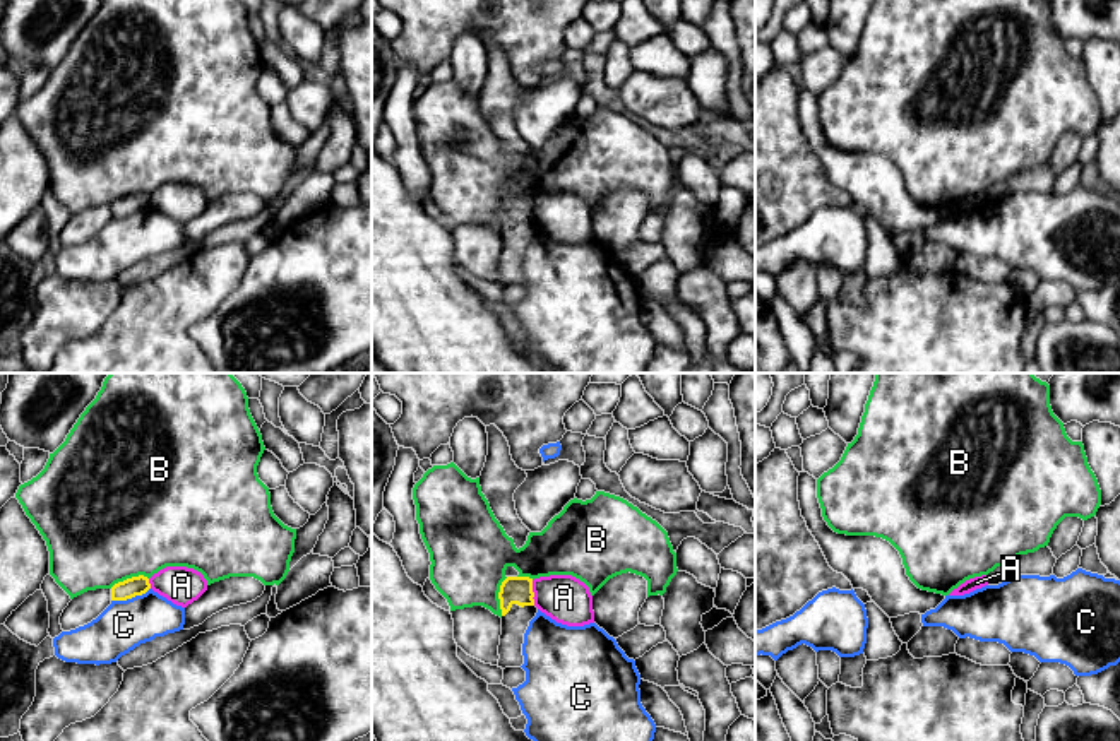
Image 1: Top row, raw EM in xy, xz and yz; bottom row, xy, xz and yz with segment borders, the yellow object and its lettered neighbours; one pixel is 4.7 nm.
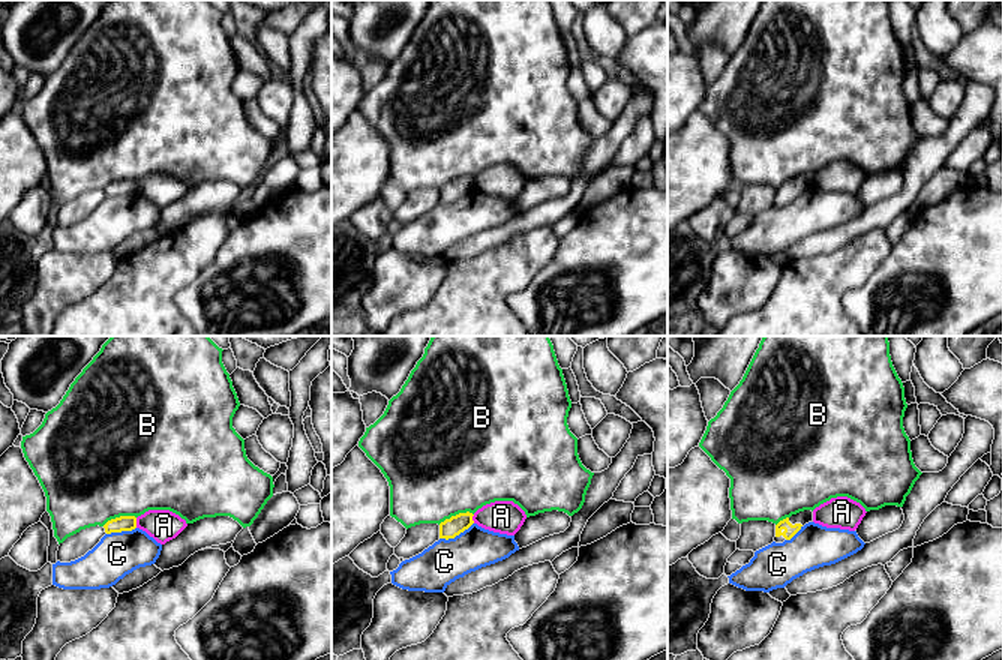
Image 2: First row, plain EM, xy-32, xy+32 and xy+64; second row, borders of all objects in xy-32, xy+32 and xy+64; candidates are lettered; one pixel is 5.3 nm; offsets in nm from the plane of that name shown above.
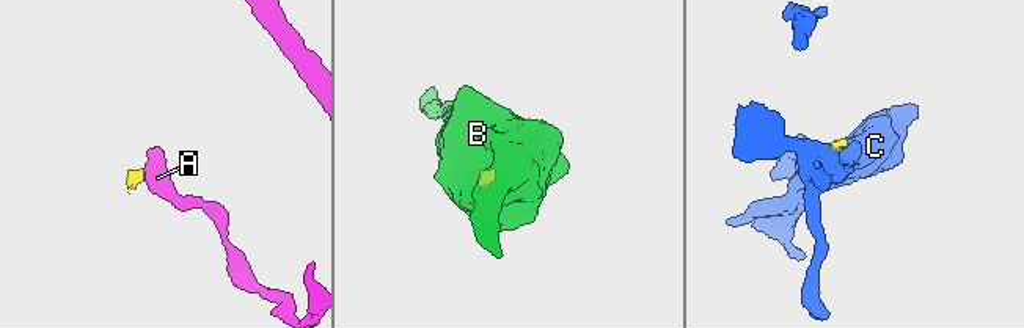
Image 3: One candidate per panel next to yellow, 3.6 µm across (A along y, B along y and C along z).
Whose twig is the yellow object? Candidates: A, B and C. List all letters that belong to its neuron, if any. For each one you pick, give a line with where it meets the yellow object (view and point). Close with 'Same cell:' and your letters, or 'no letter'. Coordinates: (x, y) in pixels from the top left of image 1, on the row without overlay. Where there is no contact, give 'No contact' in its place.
Same cell: no letter

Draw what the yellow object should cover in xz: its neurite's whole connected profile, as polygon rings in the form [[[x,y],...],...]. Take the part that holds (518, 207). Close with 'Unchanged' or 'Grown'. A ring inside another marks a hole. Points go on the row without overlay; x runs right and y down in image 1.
[[[507,183],[498,216],[502,226],[502,252],[498,262],[498,284],[521,284],[524,281],[522,260],[529,238],[536,233],[533,195],[521,193]]]. Grown

